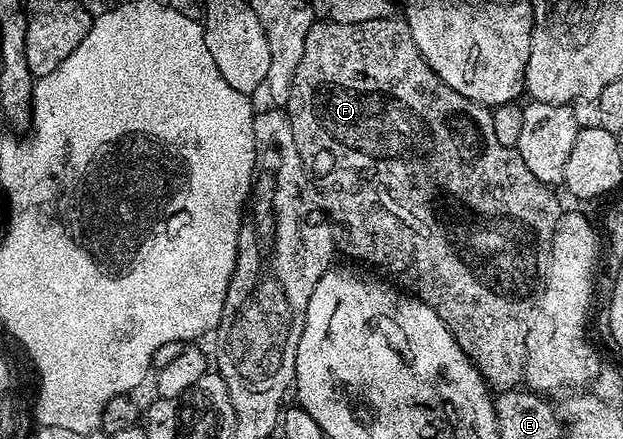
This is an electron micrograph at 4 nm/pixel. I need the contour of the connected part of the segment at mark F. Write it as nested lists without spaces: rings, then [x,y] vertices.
[[[386,17],[376,19],[375,21],[363,21],[362,23],[331,23],[328,21],[314,21],[311,29],[307,33],[307,41],[303,41],[303,58],[299,61],[299,69],[295,69],[295,77],[291,81],[291,89],[289,90],[289,99],[283,104],[283,110],[289,116],[289,124],[293,130],[295,137],[295,145],[299,149],[301,159],[305,166],[308,167],[310,175],[313,176],[318,191],[322,196],[333,198],[335,206],[341,210],[341,219],[350,227],[349,235],[353,238],[353,243],[357,246],[357,255],[365,263],[374,263],[381,272],[390,280],[396,281],[408,294],[422,299],[431,309],[435,309],[435,313],[449,327],[449,332],[455,337],[455,341],[463,349],[463,353],[468,357],[475,366],[477,371],[485,378],[490,388],[496,389],[498,392],[509,391],[516,388],[525,377],[525,354],[527,353],[527,329],[529,328],[529,318],[533,316],[533,308],[535,306],[535,296],[538,294],[539,288],[545,277],[545,270],[549,264],[549,254],[551,253],[551,245],[553,244],[553,233],[557,228],[557,221],[563,214],[563,206],[557,200],[557,191],[552,187],[548,187],[543,181],[539,181],[539,177],[534,177],[531,169],[527,169],[527,165],[523,165],[523,157],[519,157],[517,150],[511,147],[499,145],[495,133],[491,126],[491,110],[482,103],[471,101],[467,97],[463,97],[463,93],[455,93],[455,89],[451,89],[451,85],[447,85],[435,73],[435,69],[431,69],[431,65],[427,65],[427,61],[423,57],[423,53],[419,53],[419,45],[415,45],[415,37],[411,37],[411,29],[405,24],[404,18]]]

